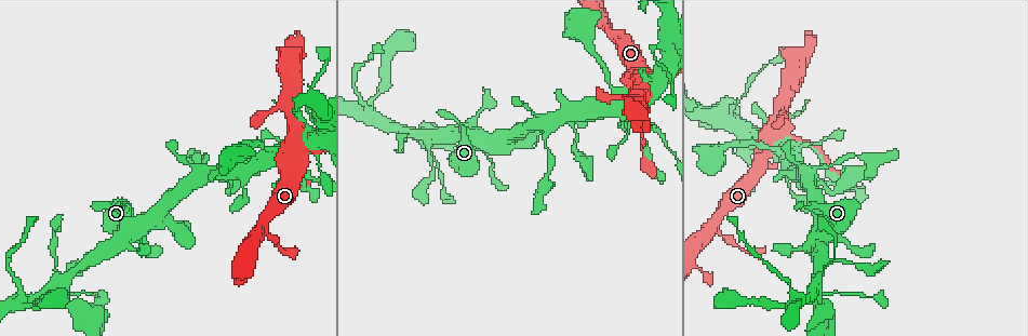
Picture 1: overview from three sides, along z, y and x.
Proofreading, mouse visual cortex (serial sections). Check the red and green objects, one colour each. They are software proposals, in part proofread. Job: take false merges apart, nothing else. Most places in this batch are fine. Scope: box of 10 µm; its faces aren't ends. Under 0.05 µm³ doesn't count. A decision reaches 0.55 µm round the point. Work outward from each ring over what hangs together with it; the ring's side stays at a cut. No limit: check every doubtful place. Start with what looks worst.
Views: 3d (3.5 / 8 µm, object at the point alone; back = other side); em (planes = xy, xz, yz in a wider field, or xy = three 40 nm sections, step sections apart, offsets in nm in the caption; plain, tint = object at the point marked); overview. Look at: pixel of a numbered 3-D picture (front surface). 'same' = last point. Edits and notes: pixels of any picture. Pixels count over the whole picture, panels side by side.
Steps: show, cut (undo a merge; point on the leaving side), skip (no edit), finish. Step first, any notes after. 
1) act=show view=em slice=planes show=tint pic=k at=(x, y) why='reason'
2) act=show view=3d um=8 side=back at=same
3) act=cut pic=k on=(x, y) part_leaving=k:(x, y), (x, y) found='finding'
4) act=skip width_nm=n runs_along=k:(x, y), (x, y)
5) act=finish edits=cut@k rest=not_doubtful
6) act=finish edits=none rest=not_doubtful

act=show view=3d um=3.5 pic=1 at=(794, 146) why='four or more arms meet'

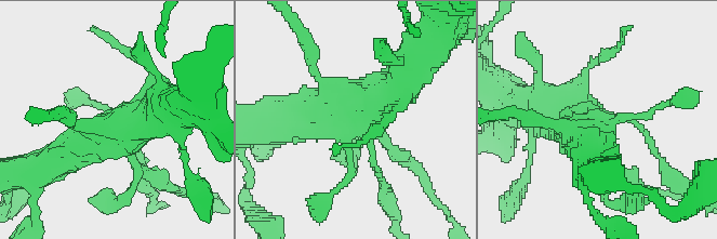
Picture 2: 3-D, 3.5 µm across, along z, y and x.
act=show view=em slice=planes show=tint pic=2 at=(118, 118)

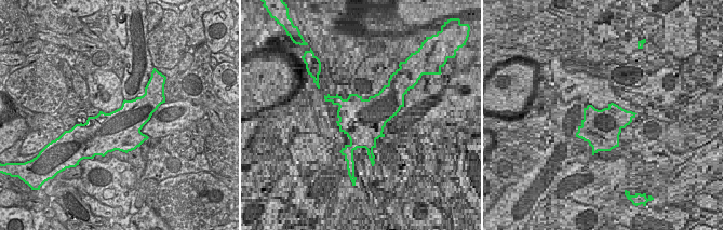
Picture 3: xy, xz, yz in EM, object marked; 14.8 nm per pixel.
act=skip runs_along=2:(41, 169), (157, 106) found='continuous, no second cell'

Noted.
act=show view=3d um=3.5 pic=1 at=(814, 282) why='calibre changes'

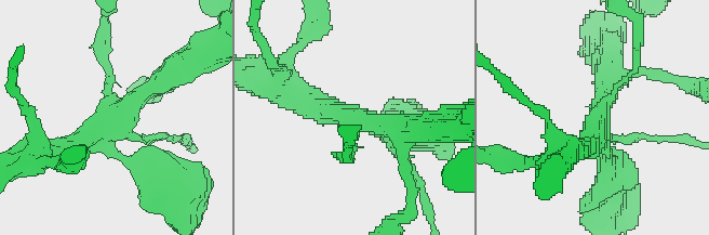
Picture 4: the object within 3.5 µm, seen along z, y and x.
act=show view=em slice=xy step=3 show=tint pic=4 at=(112, 118) why='shape alone is not enough'

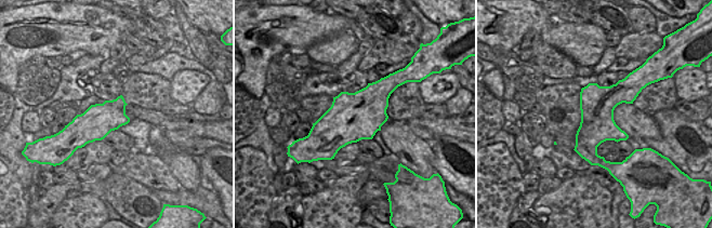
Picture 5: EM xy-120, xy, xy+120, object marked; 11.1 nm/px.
act=show view=em slice=xy step=5 show=tint at=same why='cut it another way'

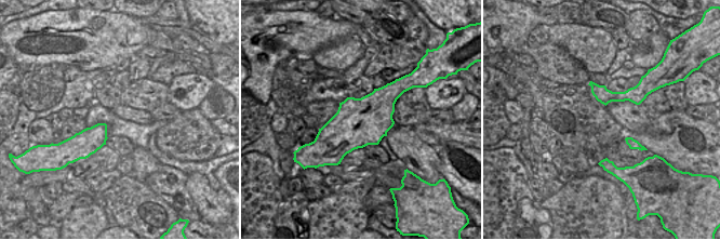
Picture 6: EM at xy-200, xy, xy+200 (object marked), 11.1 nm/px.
act=skip runs_along=4:(169, 74), (76, 144), (52, 151) found='continuous, no second cell'

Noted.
act=show view=3d um=8 side=back pic=1 at=(295, 129)

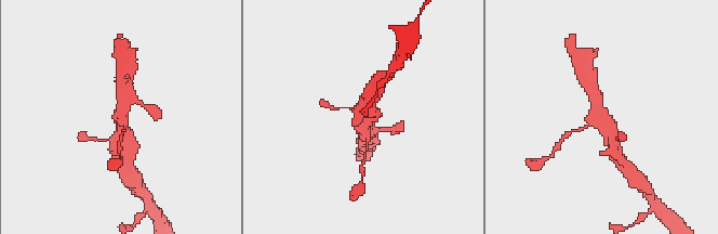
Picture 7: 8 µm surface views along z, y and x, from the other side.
act=show view=em slice=xy step=5 show=tint at=same arms=3 arm_widths_nm=150,400,450 why='shape alone is not enough'

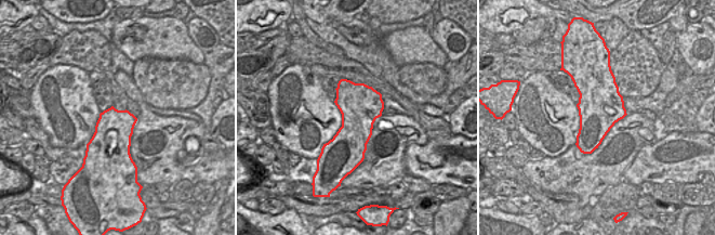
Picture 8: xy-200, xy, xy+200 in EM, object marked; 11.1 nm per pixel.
act=skip width_nm=480 runs_along=7:(613, 147), (593, 92) found='one cell here'

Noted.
act=finish edits=none rest=not_doubtful

